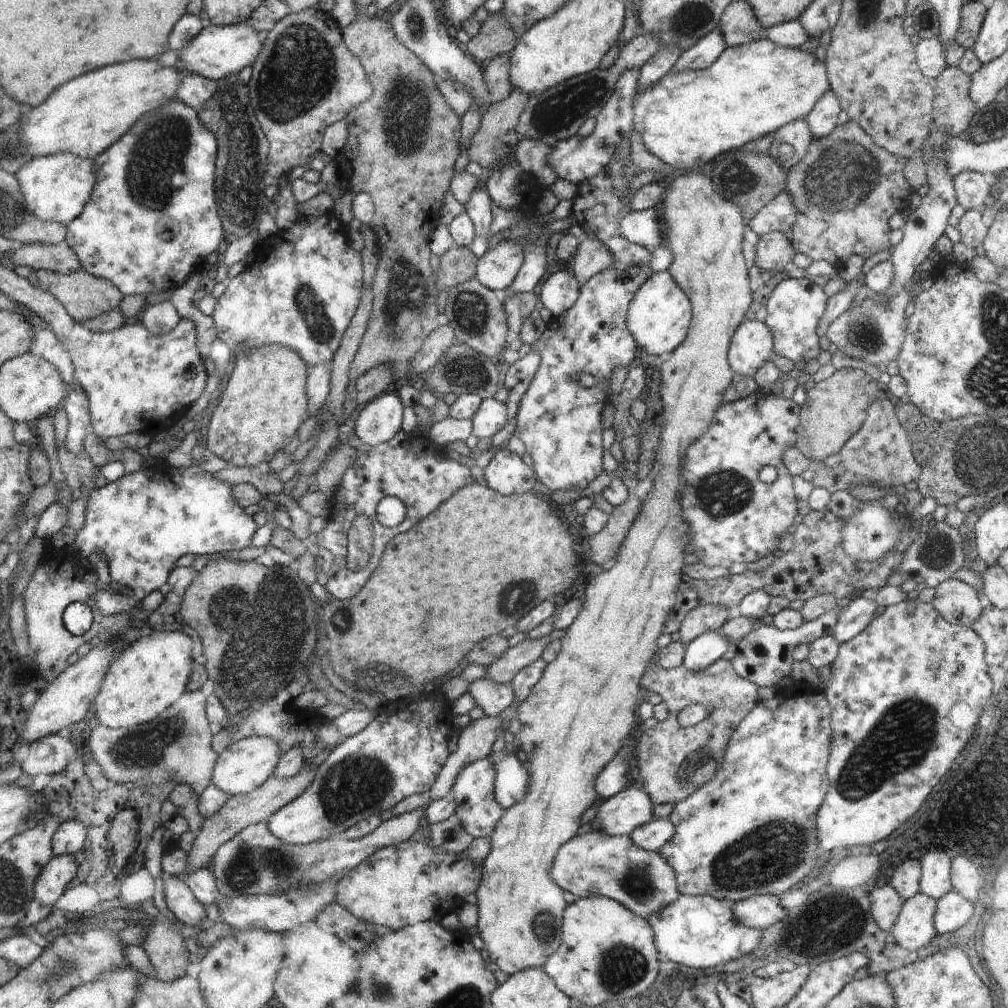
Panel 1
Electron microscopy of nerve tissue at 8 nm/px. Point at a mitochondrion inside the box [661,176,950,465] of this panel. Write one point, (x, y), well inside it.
(864, 335)

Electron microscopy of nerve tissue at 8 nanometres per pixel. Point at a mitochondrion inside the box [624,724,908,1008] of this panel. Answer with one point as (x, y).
(767, 854)

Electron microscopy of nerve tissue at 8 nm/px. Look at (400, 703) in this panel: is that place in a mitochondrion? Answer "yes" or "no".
no

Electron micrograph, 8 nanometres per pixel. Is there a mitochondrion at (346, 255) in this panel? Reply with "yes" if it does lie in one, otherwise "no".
no

